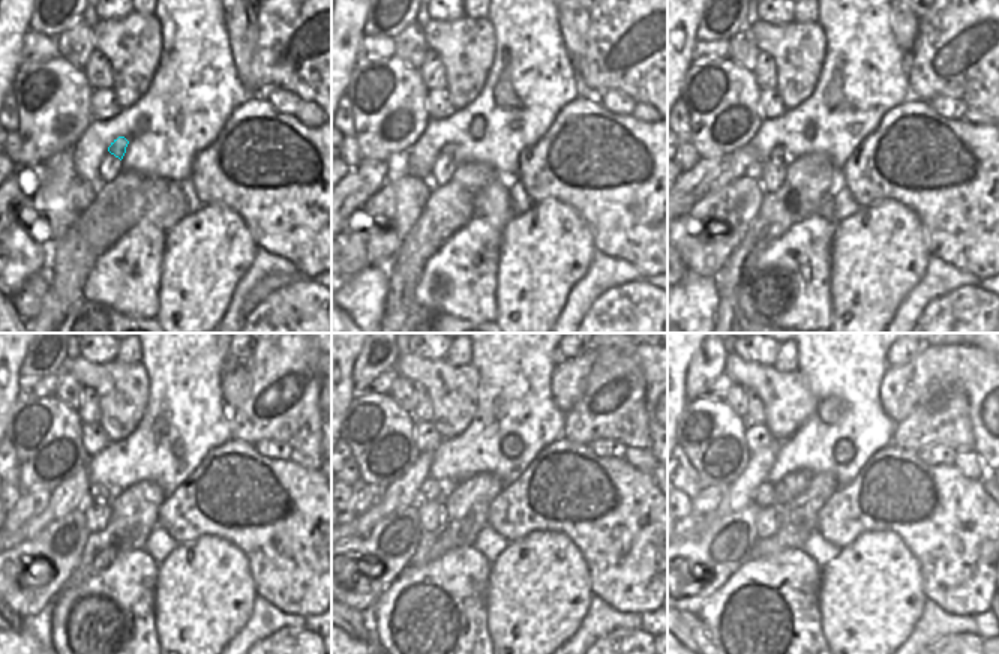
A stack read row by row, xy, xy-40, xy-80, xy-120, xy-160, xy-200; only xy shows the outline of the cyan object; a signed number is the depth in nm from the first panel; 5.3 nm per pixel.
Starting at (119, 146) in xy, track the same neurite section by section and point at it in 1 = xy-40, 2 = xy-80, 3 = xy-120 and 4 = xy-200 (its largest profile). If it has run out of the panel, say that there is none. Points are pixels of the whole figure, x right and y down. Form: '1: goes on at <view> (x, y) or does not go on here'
1: goes on at xy-40 (449, 149)
2: goes on at xy-80 (779, 153)
3: goes on at xy-120 (96, 491)
4: goes on at xy-200 (762, 495)

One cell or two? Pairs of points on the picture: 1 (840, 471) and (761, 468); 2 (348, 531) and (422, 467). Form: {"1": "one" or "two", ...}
{"1": "two", "2": "one"}

